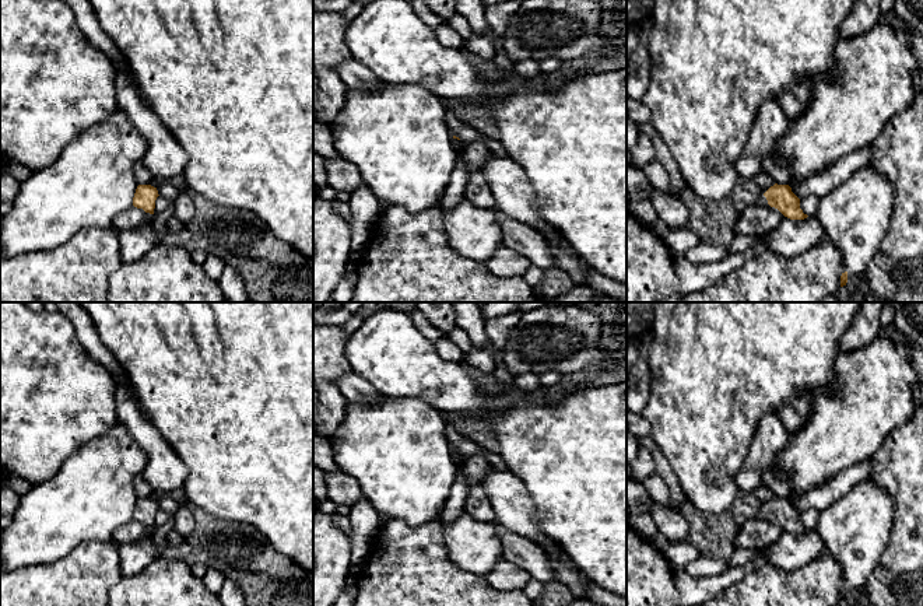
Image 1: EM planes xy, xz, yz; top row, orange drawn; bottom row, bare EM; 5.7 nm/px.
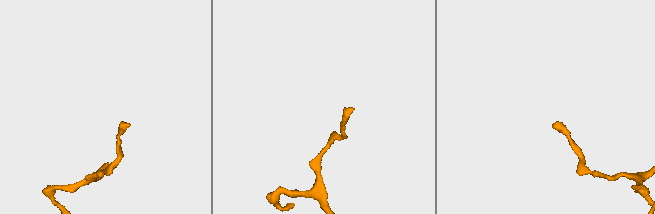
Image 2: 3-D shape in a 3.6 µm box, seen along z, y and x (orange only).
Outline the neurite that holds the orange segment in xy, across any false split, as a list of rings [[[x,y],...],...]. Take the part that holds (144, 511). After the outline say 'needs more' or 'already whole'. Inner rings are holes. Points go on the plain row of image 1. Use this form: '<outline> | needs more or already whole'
[[[138,498],[133,511],[133,519],[143,522],[145,526],[154,528],[158,509],[157,501],[151,498]]] | already whole

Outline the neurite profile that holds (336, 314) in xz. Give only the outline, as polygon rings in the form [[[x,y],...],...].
[[[313,302],[313,325],[341,326],[357,313],[362,305],[364,302]]]

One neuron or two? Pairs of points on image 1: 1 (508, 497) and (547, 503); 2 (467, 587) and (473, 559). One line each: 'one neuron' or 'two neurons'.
1: two neurons
2: two neurons

